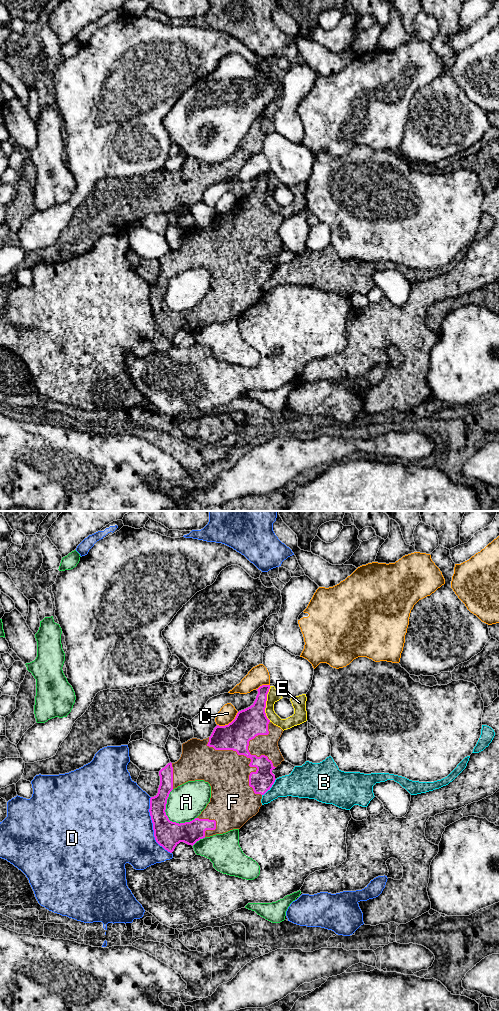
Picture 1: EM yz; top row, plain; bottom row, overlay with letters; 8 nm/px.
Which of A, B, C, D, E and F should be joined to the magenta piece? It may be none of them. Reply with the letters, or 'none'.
F

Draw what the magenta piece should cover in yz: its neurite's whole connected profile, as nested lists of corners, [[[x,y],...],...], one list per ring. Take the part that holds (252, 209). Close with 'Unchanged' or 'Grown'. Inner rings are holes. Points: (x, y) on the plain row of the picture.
[[[270,173],[260,174],[257,177],[258,182],[254,191],[250,195],[239,199],[235,207],[228,213],[217,213],[210,225],[203,228],[192,226],[183,231],[180,247],[175,251],[168,251],[159,259],[160,273],[157,283],[150,286],[149,300],[153,311],[155,328],[168,340],[172,341],[180,330],[193,334],[197,329],[205,325],[223,322],[233,317],[240,317],[250,306],[259,300],[262,294],[262,284],[270,278],[276,268],[272,258],[284,249],[278,235],[278,229],[283,218],[274,213],[265,201],[269,177]],[[195,268],[204,268],[210,272],[210,290],[201,302],[190,310],[179,312],[170,309],[165,300],[170,280],[188,269]]]. Grown

